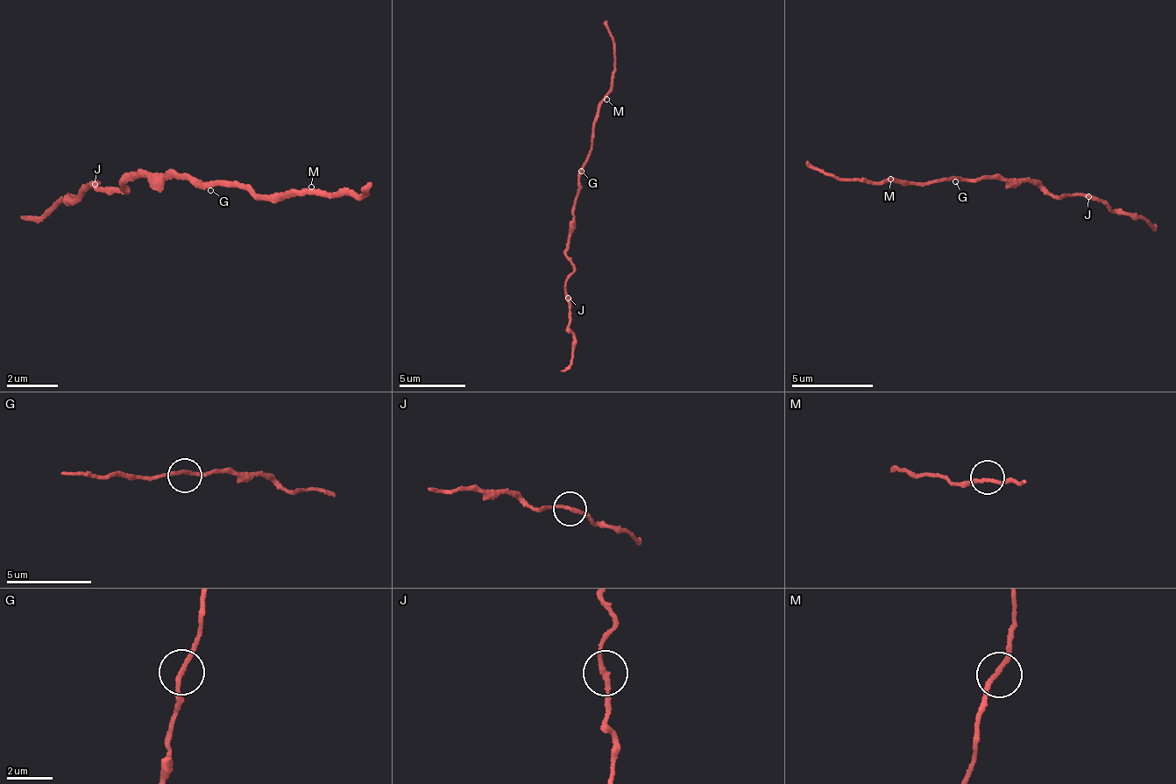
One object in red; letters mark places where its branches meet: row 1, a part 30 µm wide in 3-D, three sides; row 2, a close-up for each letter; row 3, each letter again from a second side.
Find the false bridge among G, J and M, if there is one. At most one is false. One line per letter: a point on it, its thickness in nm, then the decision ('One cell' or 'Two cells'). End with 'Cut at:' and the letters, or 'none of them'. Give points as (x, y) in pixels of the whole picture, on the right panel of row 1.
G: Place: (955, 181). Thickness 200 nm. One cell
J: Place: (1088, 196). Thickness 190 nm. One cell
M: Place: (890, 179). Thickness 200 nm. One cell
Cut at: none of them

